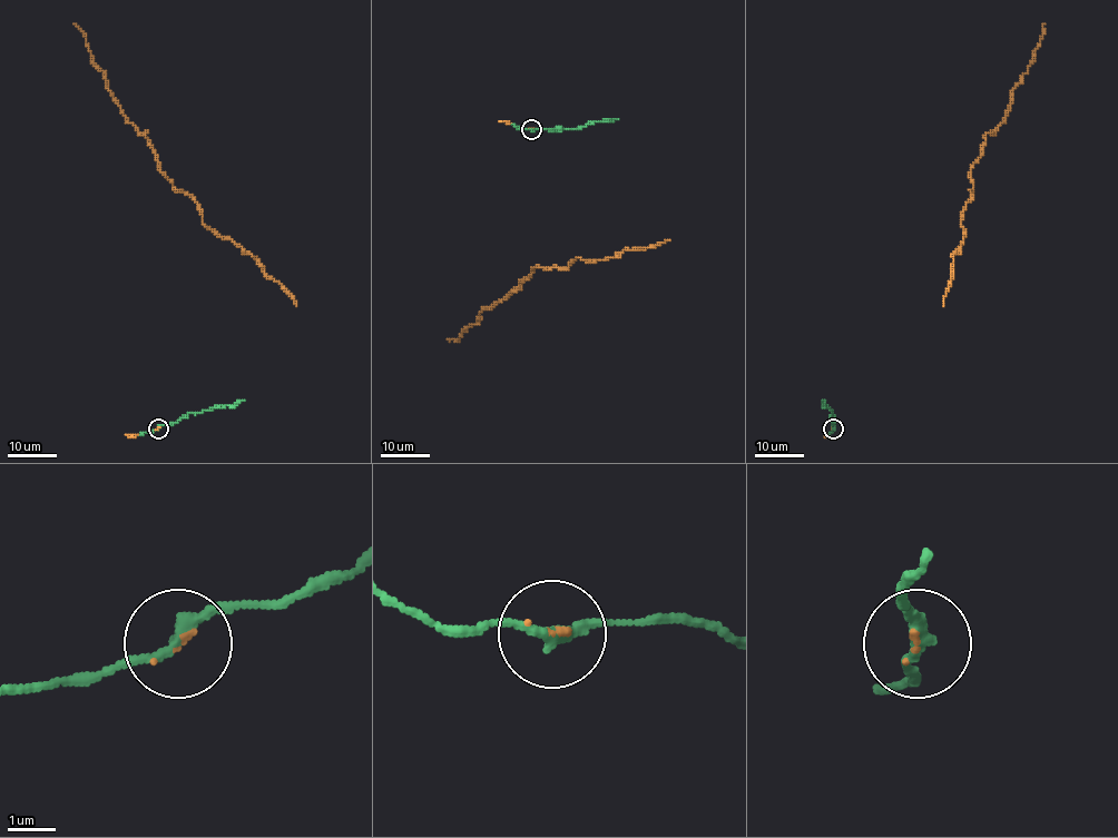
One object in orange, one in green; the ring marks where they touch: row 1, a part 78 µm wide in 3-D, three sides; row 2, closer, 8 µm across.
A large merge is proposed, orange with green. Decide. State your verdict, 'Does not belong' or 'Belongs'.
Belongs

